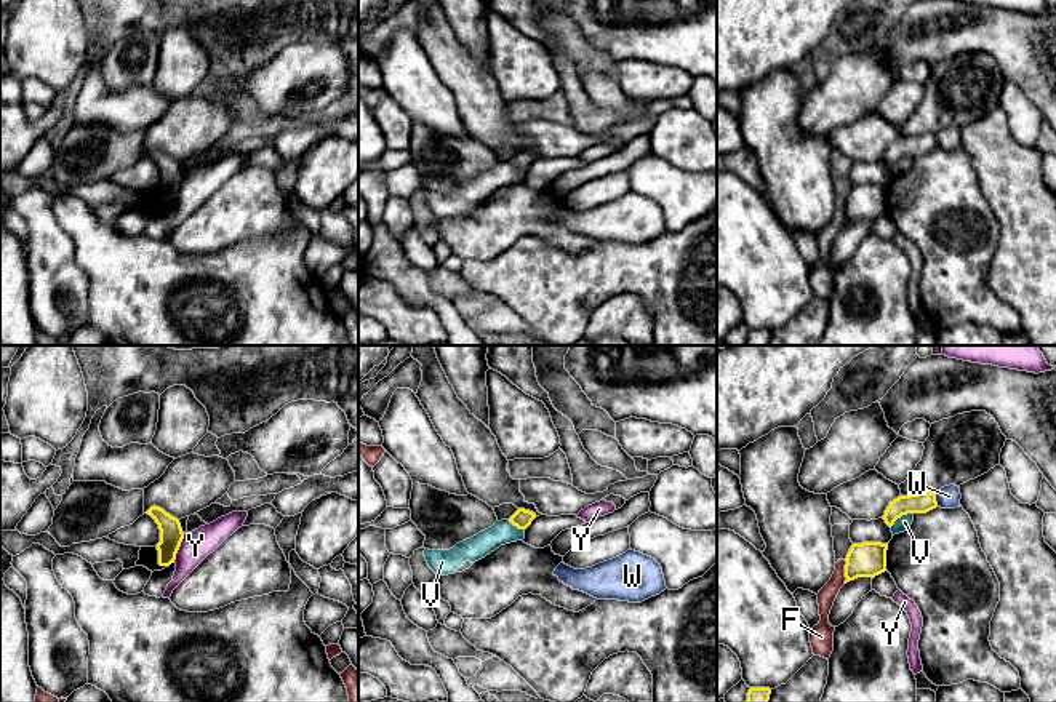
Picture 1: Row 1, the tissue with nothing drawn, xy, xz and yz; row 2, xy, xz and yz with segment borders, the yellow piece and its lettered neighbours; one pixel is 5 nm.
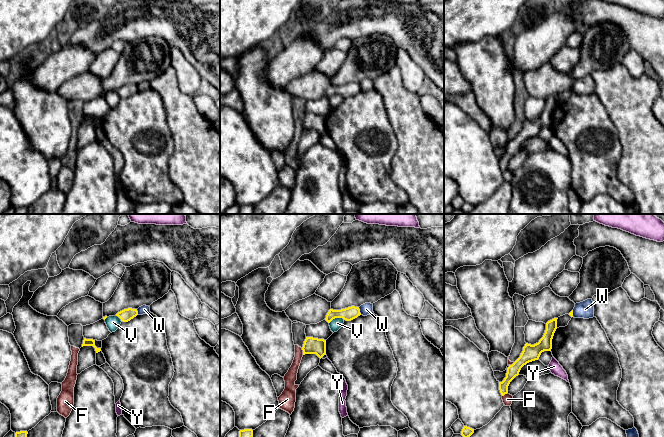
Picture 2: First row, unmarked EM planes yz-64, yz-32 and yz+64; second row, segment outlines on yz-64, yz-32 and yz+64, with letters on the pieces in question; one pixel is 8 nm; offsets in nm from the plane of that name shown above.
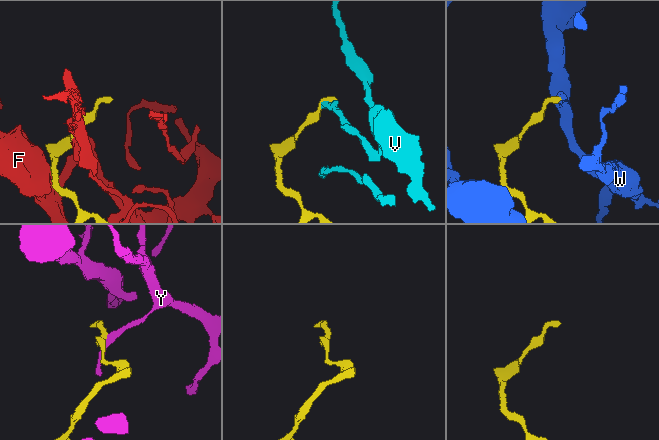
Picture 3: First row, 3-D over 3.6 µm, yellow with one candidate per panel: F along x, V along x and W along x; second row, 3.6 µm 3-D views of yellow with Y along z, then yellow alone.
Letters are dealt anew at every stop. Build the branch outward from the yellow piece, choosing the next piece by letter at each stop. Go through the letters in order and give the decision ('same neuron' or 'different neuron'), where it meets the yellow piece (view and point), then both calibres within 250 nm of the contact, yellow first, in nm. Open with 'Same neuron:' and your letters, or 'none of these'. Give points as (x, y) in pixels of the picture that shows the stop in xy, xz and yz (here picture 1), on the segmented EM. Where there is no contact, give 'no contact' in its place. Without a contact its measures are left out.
Same neuron: none of these
F: different neuron; meets yellow in yz at (845, 571); 180 nm thick on the yellow side, 90 nm on the other
V: different neuron; meets yellow in yz at (901, 515); 110 nm thick on the yellow side, 70 nm on the other
W: different neuron; meets yellow in yz at (935, 499); 110 nm thick on the yellow side, 110 nm on the other
Y: different neuron; meets yellow in xy at (178, 549); 120 nm thick on the yellow side, 150 nm on the other

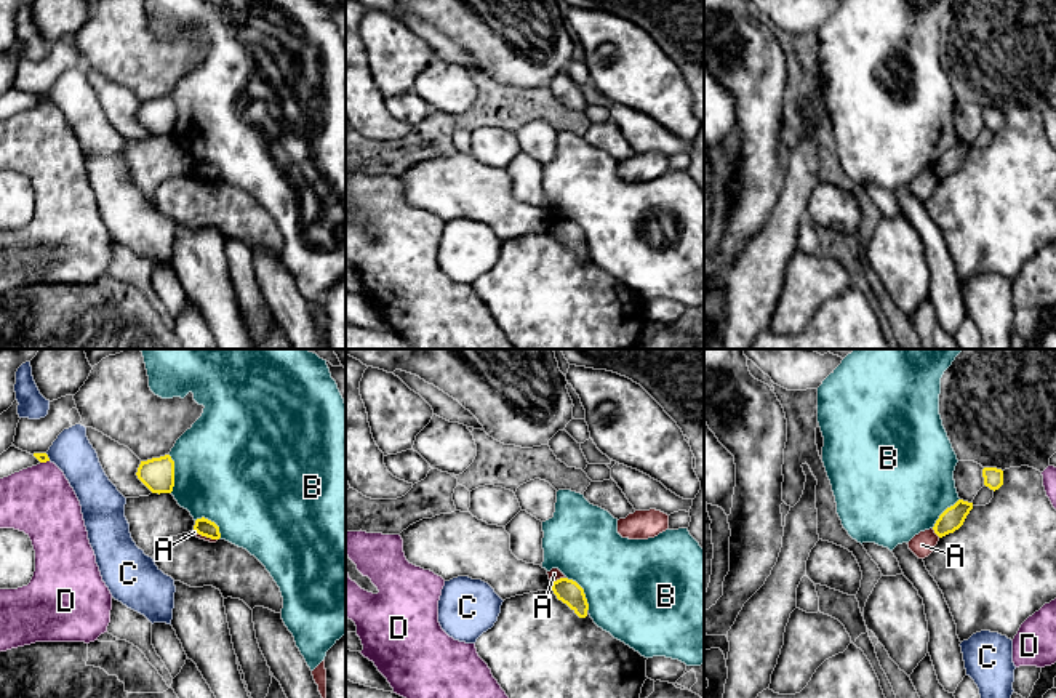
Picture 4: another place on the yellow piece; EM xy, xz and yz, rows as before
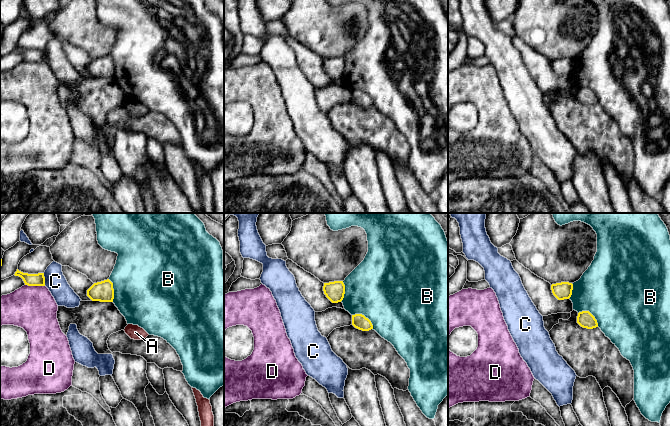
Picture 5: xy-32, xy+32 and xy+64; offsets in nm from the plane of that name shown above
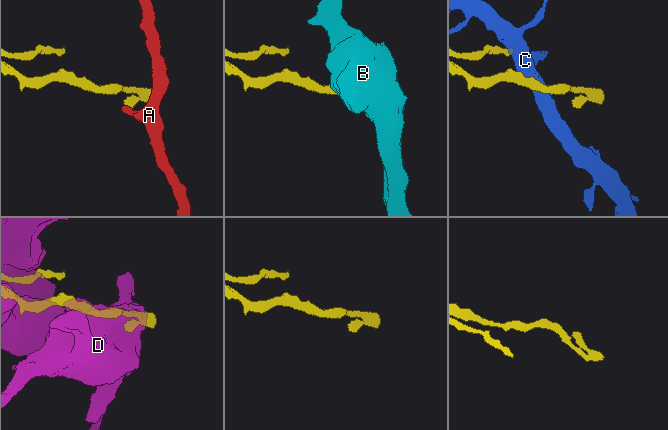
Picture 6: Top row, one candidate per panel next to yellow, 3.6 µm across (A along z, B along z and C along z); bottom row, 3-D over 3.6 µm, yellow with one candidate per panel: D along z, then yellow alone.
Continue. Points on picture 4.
Same neuron: none of these
A: different neuron; meets yellow in xz at (560, 578); 120 nm thick on the yellow side, 60 nm on the other
B: different neuron; meets yellow in xy at (173, 474); 170 nm thick on the yellow side, 500 nm on the other
C: different neuron; meets yellow in xy at (47, 457); 50 nm thick on the yellow side, 200 nm on the other
D: different neuron; meets yellow in xy at (44, 461); 50 nm thick on the yellow side, 340 nm on the other

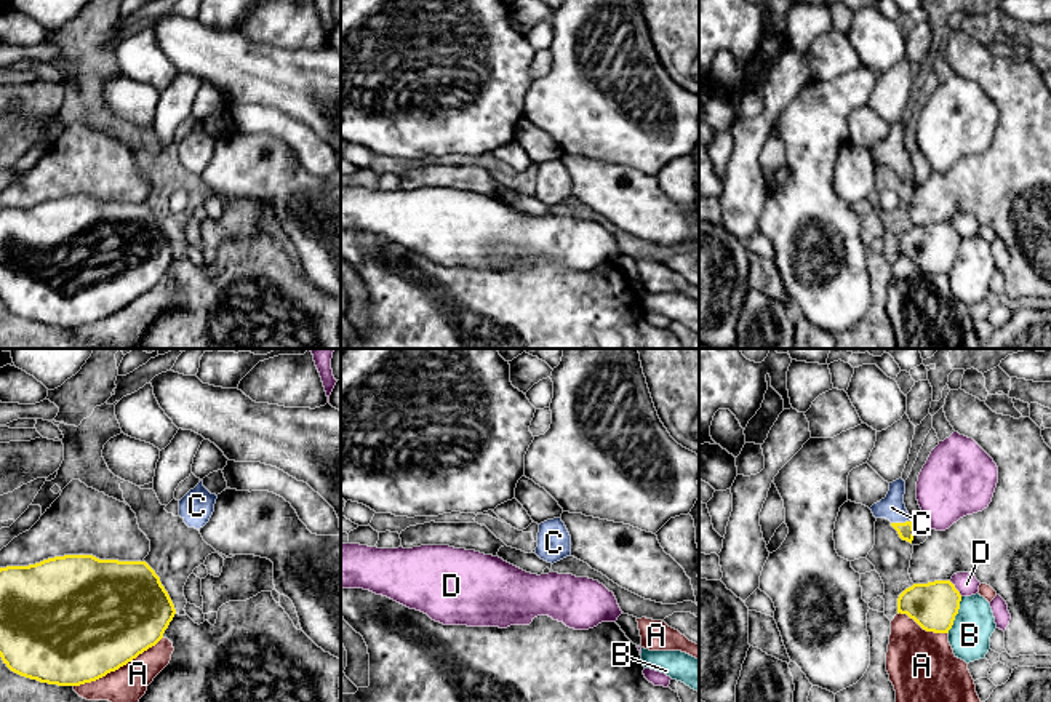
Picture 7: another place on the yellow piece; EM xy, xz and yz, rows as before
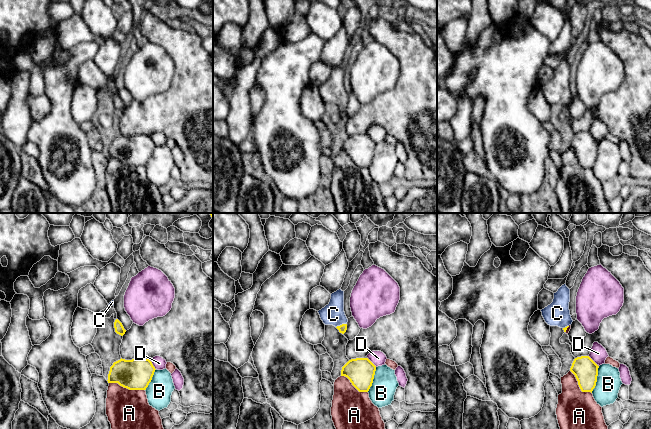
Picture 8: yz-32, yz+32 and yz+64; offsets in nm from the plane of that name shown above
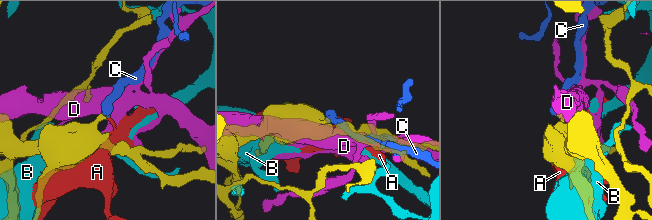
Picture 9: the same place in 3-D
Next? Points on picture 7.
Same neuron: C
A: different neuron; meets yellow in xy at (117, 669); 500 nm thick on the yellow side, 180 nm on the other
B: different neuron; meets yellow in yz at (957, 613); 240 nm thick on the yellow side, 200 nm on the other
C: same neuron; meets yellow in yz at (899, 523); 90 nm thick on the yellow side, 120 nm on the other
D: different neuron; meets yellow in yz at (955, 589); 240 nm thick on the yellow side, 110 nm on the other

